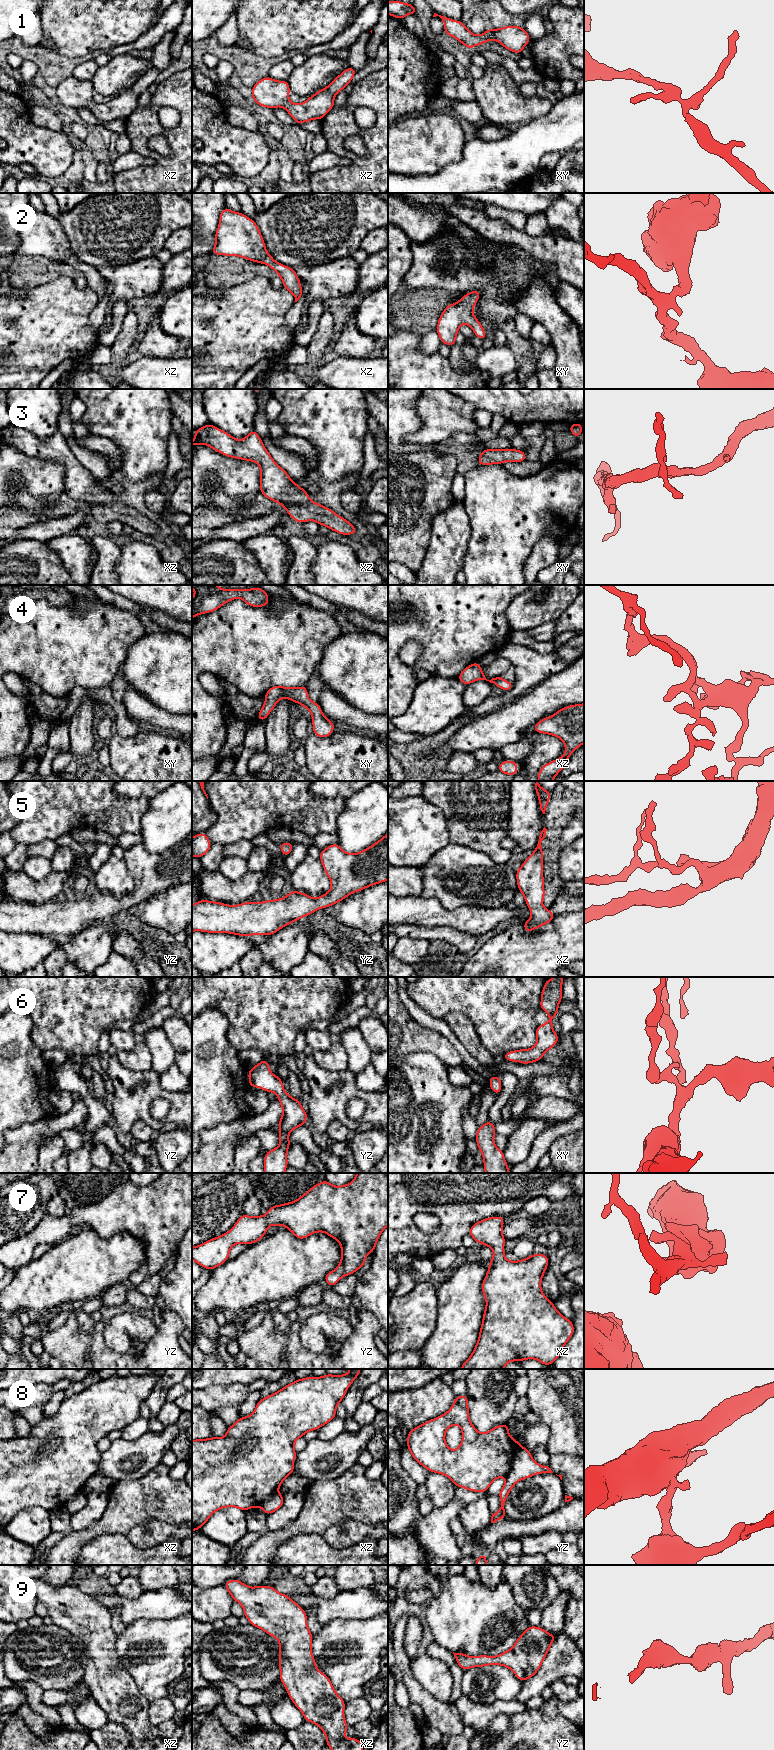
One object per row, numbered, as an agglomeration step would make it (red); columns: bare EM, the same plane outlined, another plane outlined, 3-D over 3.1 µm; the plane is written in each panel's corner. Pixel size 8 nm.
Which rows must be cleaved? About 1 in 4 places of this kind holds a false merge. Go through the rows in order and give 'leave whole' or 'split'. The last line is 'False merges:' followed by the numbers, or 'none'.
1: leave whole
2: leave whole
3: leave whole
4: leave whole
5: leave whole
6: leave whole
7: leave whole
8: split
9: leave whole
False merges: 8

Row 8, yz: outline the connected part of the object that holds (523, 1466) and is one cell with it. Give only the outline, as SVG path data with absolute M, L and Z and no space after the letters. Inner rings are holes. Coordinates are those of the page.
M520 1446L513 1458L511 1469L505 1476L505 1484L498 1494L501 1500L501 1507L496 1513L492 1514L491 1523L507 1517L504 1505L511 1489L518 1481L542 1473L553 1472L548 1466L542 1466L535 1462L531 1452L525 1447Z

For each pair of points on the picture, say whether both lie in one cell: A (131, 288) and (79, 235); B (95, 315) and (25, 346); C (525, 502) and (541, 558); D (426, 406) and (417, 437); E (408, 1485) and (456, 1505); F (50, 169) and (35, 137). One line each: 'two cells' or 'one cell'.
A: two cells
B: two cells
C: two cells
D: one cell
E: two cells
F: one cell

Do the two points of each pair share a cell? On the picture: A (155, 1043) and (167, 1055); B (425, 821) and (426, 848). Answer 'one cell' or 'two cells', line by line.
A: one cell
B: one cell

